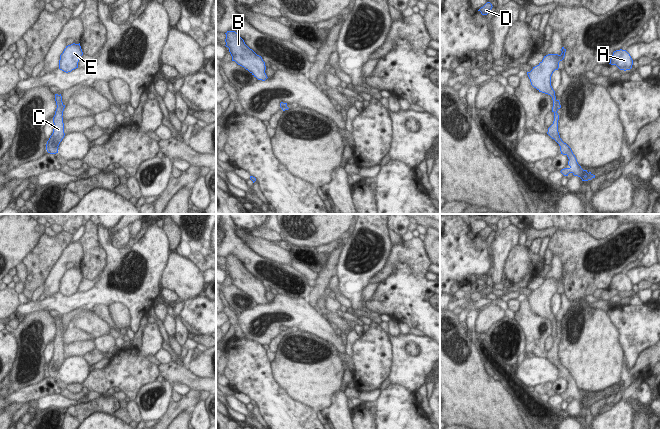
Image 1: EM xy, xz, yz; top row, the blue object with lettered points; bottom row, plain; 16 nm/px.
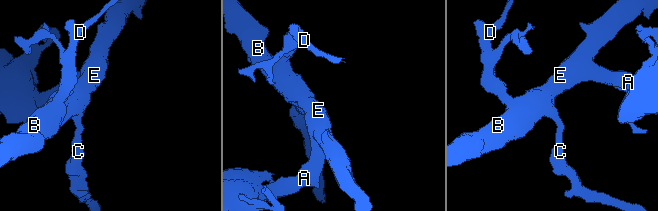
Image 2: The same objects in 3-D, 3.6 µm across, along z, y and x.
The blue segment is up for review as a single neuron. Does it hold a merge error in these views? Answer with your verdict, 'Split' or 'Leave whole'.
Leave whole

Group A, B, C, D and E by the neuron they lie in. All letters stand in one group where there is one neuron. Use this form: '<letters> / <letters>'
A B C D E

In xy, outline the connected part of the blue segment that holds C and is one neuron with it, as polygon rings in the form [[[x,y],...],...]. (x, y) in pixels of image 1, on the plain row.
[[[55,318],[55,325],[57,332],[55,335],[55,339],[53,341],[54,353],[52,359],[50,360],[46,368],[46,374],[50,378],[58,377],[58,372],[59,372],[58,370],[65,360],[64,347],[62,341],[65,329],[62,326],[61,318],[60,319]]]

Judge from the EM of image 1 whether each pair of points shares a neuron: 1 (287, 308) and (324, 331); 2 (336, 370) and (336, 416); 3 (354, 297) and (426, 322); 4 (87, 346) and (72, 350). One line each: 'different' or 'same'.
1: same
2: different
3: different
4: same

